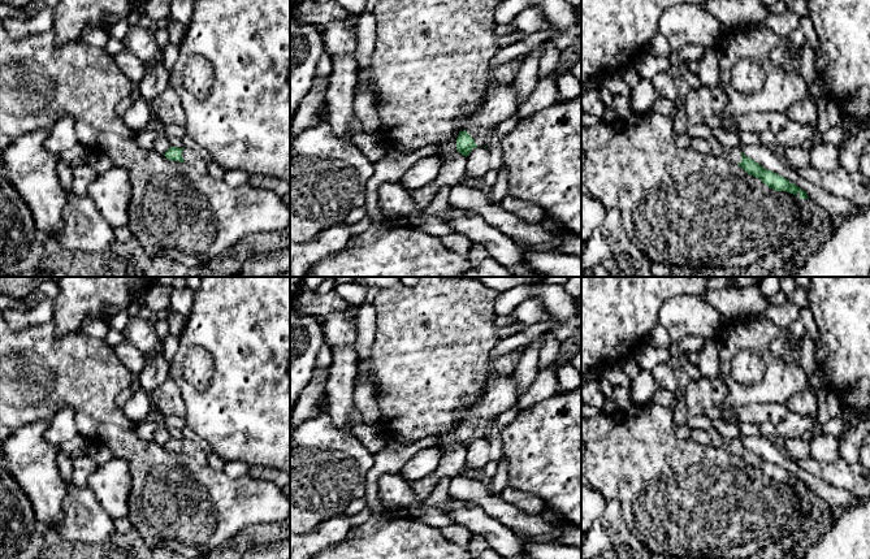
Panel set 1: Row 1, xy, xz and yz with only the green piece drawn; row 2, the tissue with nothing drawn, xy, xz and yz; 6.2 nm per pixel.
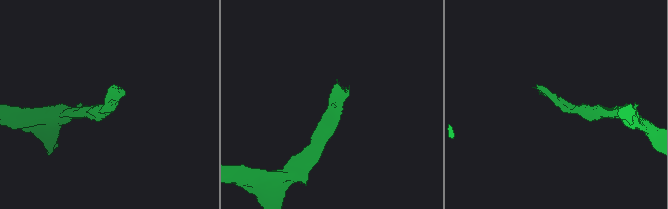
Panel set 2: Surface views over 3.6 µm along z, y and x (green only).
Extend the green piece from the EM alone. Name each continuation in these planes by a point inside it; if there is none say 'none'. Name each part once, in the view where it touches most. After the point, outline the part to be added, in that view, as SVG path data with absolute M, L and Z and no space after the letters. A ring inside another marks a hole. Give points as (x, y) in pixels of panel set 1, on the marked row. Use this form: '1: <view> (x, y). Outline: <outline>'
1: xz (501, 100). Outline: M492 83L484 100L464 121L464 130L479 147L485 147L493 130L516 114L518 95L512 83Z

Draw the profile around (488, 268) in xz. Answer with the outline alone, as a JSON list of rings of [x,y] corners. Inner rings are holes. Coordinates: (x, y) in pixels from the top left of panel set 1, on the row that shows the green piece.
[[[488,257],[477,266],[468,268],[460,277],[515,277],[512,272],[495,261],[492,257]]]

